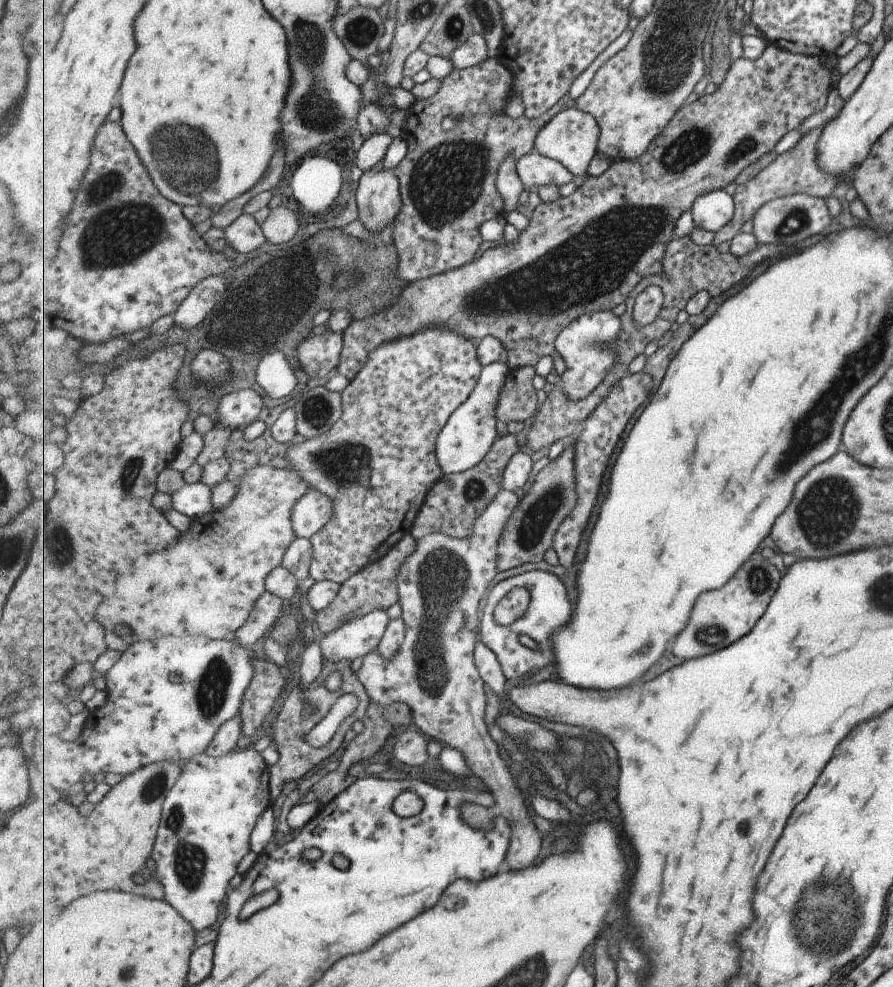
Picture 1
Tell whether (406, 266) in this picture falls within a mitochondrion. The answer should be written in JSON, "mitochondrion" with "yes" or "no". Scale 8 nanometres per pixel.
{"mitochondrion":"no"}

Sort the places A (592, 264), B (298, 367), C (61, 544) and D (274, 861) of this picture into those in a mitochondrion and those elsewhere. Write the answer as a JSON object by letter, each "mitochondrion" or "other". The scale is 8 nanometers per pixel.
{"A":"mitochondrion","B":"other","C":"mitochondrion","D":"other"}

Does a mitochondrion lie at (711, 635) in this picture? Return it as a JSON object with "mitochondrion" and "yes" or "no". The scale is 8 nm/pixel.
{"mitochondrion":"yes"}

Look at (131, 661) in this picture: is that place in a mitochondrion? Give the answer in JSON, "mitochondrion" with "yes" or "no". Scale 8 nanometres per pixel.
{"mitochondrion":"no"}

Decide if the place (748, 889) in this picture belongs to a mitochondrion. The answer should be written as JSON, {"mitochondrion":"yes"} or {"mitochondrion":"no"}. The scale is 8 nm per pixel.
{"mitochondrion":"no"}

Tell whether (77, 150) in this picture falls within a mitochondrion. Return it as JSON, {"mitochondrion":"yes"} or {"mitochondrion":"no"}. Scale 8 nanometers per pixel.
{"mitochondrion":"no"}

